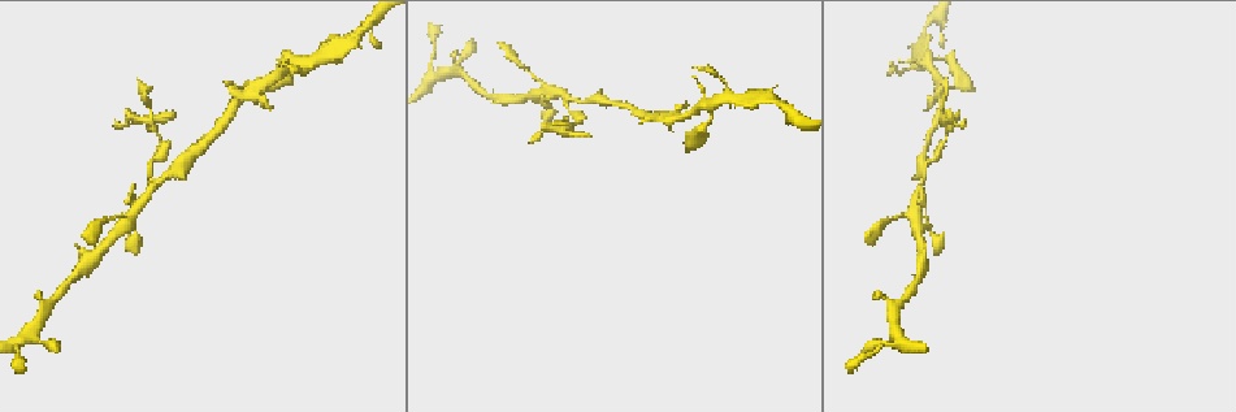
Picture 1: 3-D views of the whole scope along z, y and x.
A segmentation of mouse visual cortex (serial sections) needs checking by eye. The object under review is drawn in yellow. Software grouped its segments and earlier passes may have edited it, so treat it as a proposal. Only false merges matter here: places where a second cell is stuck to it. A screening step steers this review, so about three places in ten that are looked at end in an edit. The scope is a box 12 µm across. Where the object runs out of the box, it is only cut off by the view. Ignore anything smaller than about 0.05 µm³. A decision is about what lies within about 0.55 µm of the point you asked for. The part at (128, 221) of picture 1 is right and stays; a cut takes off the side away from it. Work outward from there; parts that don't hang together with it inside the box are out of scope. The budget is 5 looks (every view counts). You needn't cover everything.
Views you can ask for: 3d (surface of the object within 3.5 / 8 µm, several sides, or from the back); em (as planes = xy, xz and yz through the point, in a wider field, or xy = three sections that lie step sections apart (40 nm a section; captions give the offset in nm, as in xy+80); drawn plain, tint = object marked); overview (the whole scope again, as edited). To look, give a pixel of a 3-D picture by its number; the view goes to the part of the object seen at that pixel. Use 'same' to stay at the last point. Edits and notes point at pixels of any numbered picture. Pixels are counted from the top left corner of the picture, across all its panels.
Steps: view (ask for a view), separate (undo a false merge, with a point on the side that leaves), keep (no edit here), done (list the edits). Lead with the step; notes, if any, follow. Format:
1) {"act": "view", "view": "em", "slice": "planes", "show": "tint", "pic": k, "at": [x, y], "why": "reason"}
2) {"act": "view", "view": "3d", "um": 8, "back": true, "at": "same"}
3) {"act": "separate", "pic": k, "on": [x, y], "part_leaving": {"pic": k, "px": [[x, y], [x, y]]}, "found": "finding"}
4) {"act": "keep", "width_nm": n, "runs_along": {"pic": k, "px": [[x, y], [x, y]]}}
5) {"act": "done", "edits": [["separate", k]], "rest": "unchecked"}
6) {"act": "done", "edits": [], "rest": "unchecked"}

{"act": "view", "view": "em", "slice": "xy", "step": 2, "show": "tint", "pic": 1, "at": [566, 97], "why": "branch point"}

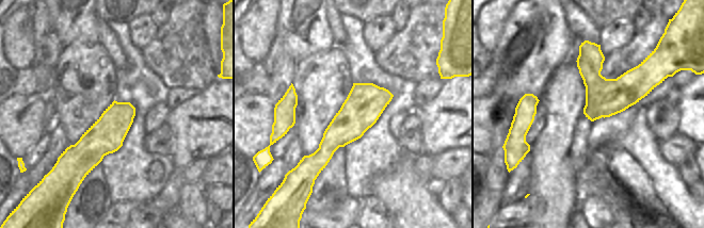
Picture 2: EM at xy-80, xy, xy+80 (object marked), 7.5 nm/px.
{"act": "view", "view": "3d", "um": 3.5, "at": "same", "why": "see where the arms go"}

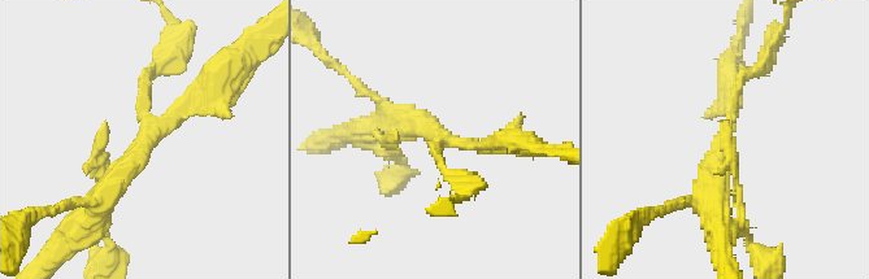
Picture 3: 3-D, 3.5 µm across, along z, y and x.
{"act": "separate", "pic": 3, "on": [751, 73], "arm_widths_nm": [150, 200, 350], "found": "a second cell is stuck on"}

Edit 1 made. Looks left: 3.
{"act": "view", "view": "overview"}

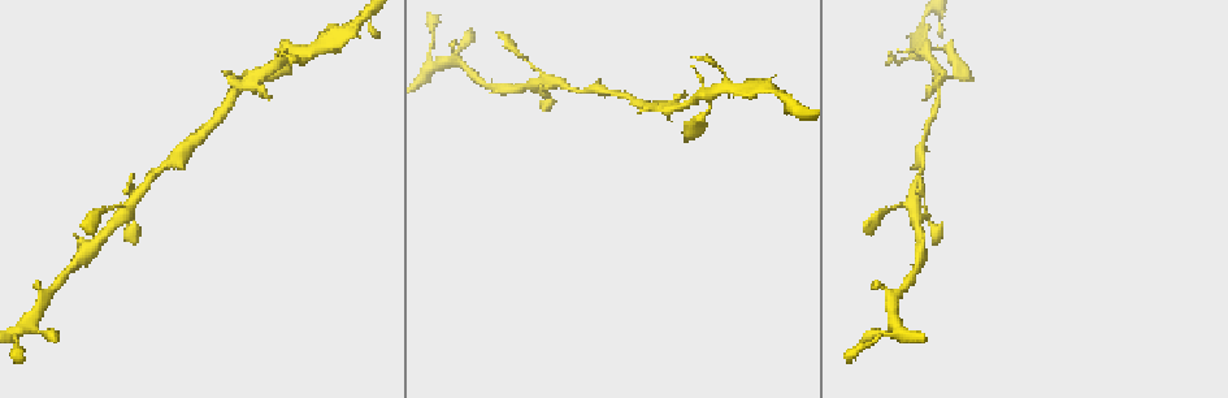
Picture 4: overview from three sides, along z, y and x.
{"act": "view", "view": "3d", "um": 3.5, "pic": 4, "at": [897, 335], "why": "narrows sharply"}

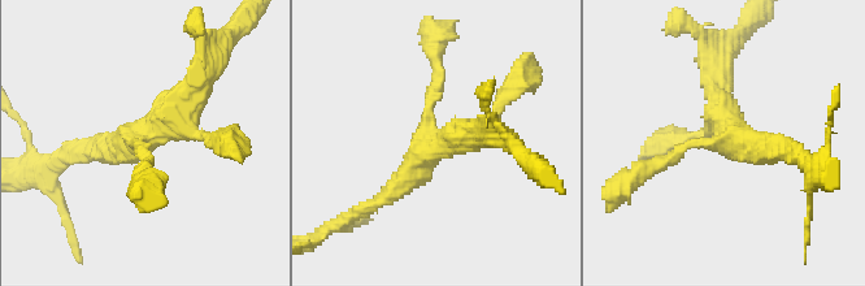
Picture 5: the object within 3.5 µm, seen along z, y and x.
{"act": "view", "view": "em", "slice": "xy", "step": 5, "show": "tint", "pic": 5, "at": [147, 141], "arms": 4, "arm_widths_nm": [150, 150, 300, 350], "why": "now the EM"}

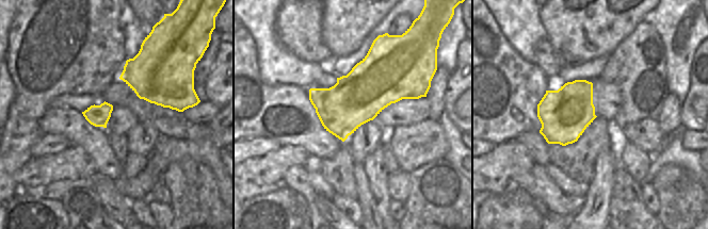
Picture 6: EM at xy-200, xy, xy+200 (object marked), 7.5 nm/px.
{"act": "keep", "runs_along": {"pic": 5, "px": [[201, 74], [146, 138], [86, 150]]}, "found": "one cell here"}

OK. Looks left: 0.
{"act": "done", "edits": [["separate", 3]], "rest": "unchecked"}

